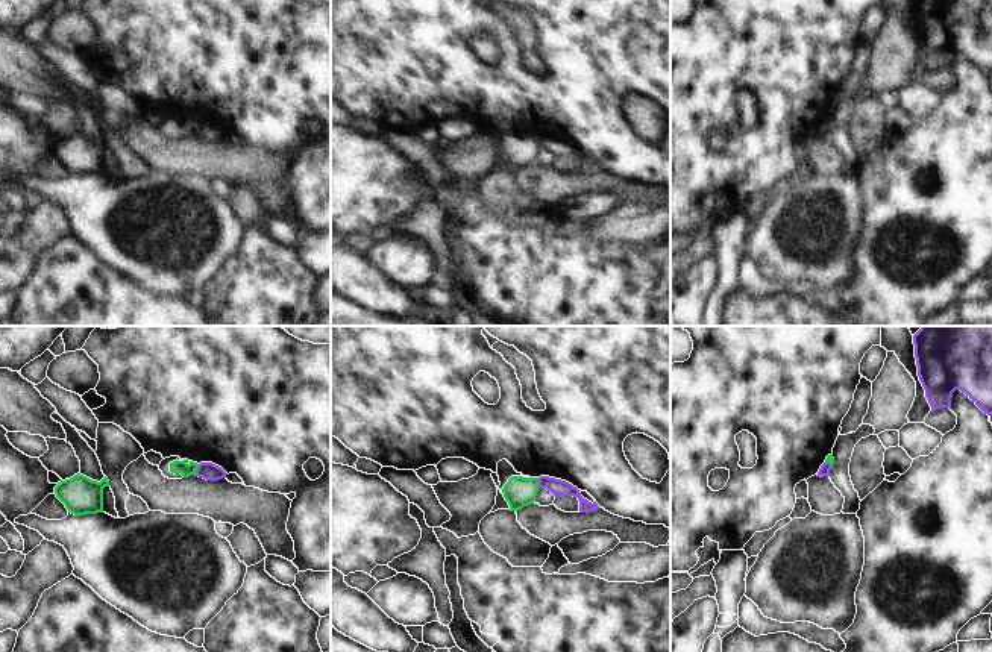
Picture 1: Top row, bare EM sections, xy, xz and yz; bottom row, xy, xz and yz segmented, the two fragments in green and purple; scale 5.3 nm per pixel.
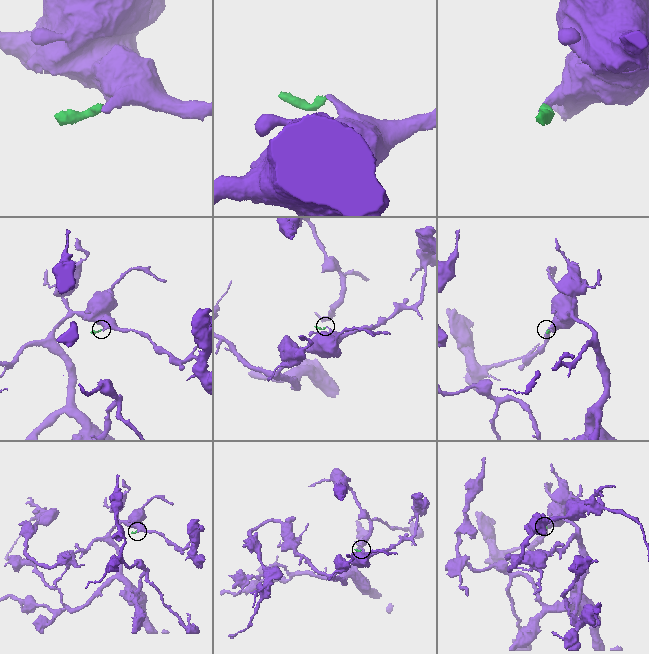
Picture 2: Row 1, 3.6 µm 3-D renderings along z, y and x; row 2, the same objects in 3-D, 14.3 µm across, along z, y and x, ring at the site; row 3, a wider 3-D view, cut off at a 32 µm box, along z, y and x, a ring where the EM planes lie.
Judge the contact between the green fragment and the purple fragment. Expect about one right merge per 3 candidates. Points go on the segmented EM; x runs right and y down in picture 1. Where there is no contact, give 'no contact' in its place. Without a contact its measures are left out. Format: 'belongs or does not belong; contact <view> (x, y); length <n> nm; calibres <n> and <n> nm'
does not belong; contact xy (196, 469); length 60 nm; calibres 70 and 90 nm

